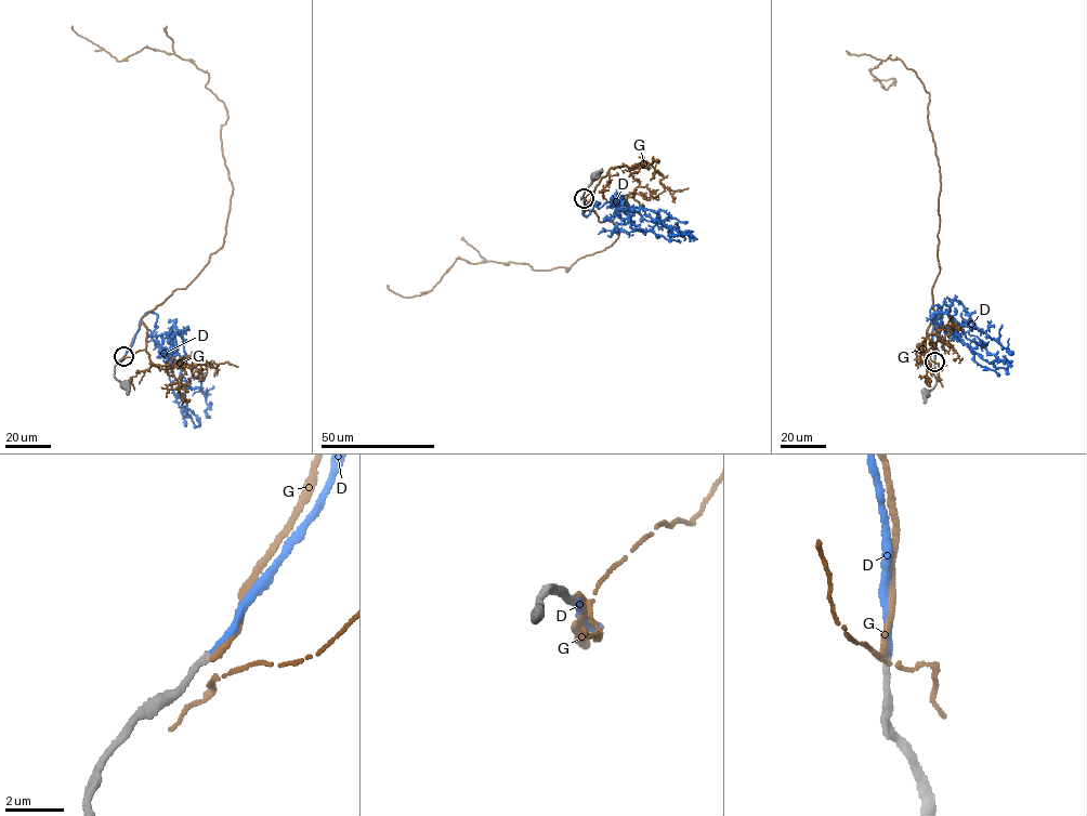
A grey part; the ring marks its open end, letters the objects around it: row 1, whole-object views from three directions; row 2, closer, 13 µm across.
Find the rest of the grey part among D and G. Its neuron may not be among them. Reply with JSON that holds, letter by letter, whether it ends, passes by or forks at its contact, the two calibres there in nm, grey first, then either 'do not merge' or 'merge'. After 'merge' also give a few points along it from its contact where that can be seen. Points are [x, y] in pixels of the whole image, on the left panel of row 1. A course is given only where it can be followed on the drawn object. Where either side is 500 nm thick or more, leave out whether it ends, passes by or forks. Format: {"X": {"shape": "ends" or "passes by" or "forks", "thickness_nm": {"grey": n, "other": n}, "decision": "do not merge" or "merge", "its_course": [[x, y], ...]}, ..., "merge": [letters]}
{"D": {"shape": "ends", "thickness_nm": {"grey": 240, "other": 240}, "decision": "merge", "its_course": [[123, 356], [141, 317], [155, 313], [157, 327], [147, 336], [170, 337], [183, 368], [179, 394], [199, 426]]}, "G": {"shape": "forks", "thickness_nm": {"grey": 240, "other": 140}, "decision": "do not merge"}, "merge": ["D"]}

